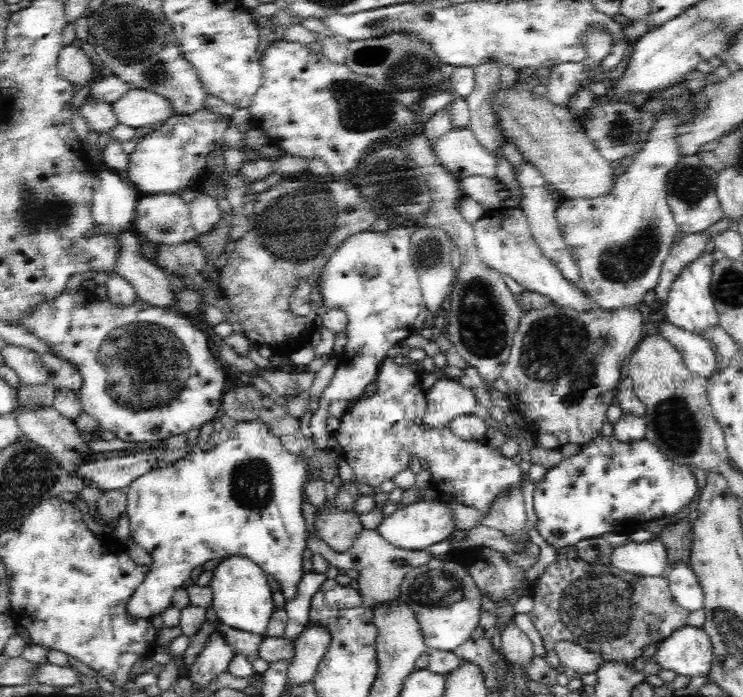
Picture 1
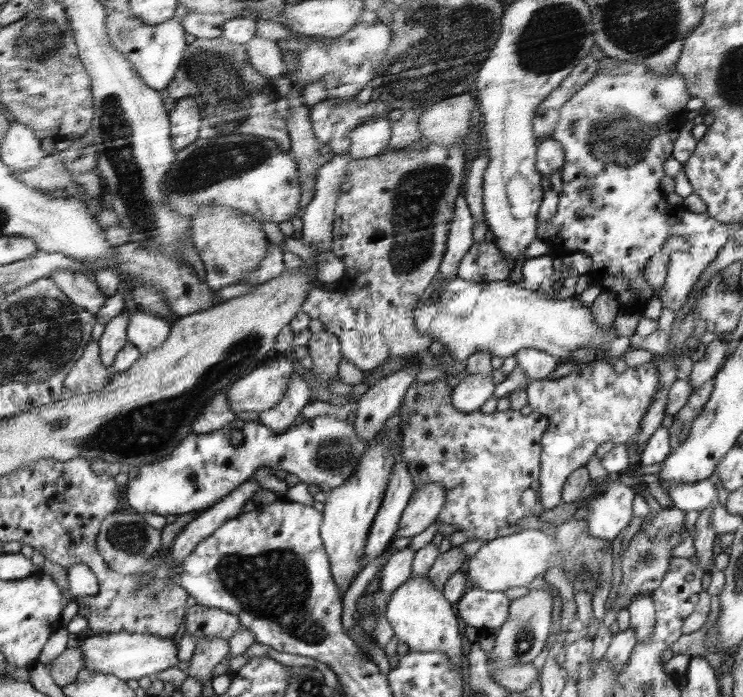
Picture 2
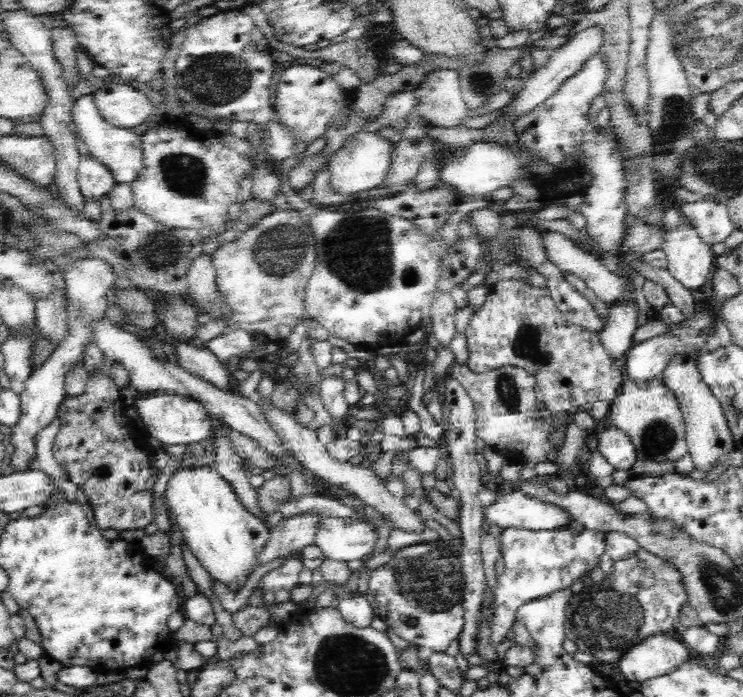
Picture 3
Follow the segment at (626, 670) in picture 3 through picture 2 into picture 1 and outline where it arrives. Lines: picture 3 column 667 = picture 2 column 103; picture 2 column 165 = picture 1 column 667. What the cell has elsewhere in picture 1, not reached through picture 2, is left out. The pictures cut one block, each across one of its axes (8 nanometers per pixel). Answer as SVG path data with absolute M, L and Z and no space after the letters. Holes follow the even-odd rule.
M686 625L661 641L654 657L664 670L674 670L682 676L702 676L712 667L713 644L703 627Z

